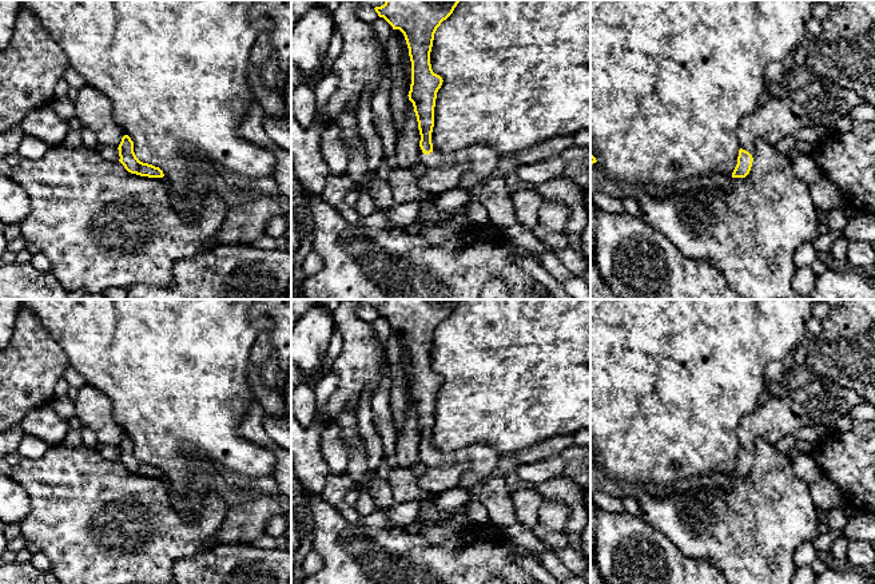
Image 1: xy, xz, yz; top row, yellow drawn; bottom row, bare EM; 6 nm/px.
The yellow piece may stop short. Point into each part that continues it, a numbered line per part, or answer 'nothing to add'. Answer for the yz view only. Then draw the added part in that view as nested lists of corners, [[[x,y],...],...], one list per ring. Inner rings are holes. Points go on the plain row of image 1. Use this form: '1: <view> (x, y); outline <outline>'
1: yz (816, 404); outline [[[812,382],[804,388],[788,390],[781,397],[771,396],[765,404],[759,405],[741,420],[737,429],[740,448],[752,452],[759,438],[776,445],[783,437],[812,425],[822,425],[832,430],[839,417],[850,414],[862,402],[863,400],[852,389],[823,382]]]

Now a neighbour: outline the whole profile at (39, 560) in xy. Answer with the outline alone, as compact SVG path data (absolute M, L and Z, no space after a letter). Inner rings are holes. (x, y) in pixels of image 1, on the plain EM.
M40 551L32 555L31 564L39 571L51 571L49 560Z

